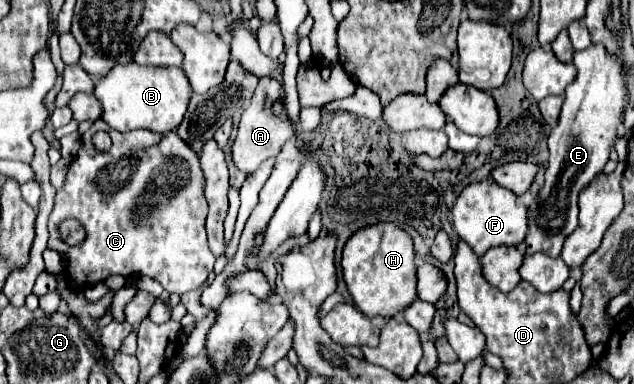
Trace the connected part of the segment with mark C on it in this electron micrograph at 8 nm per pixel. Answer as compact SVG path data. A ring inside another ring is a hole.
M98 120L92 128L82 134L82 146L68 166L68 174L64 186L56 190L54 210L48 218L48 248L62 254L66 260L66 274L78 286L92 286L96 282L104 282L108 276L120 274L124 278L134 274L144 274L158 280L166 292L184 294L190 290L198 290L214 268L214 254L208 248L204 218L208 212L208 204L204 198L204 174L196 152L182 142L176 132L168 132L162 140L146 150L134 150L130 156L122 156L122 134L110 130L106 122ZM104 130L112 138L112 148L108 152L98 152L92 144L92 132ZM66 218L76 218L86 228L86 240L74 248L74 252L62 252L58 238L58 224Z

